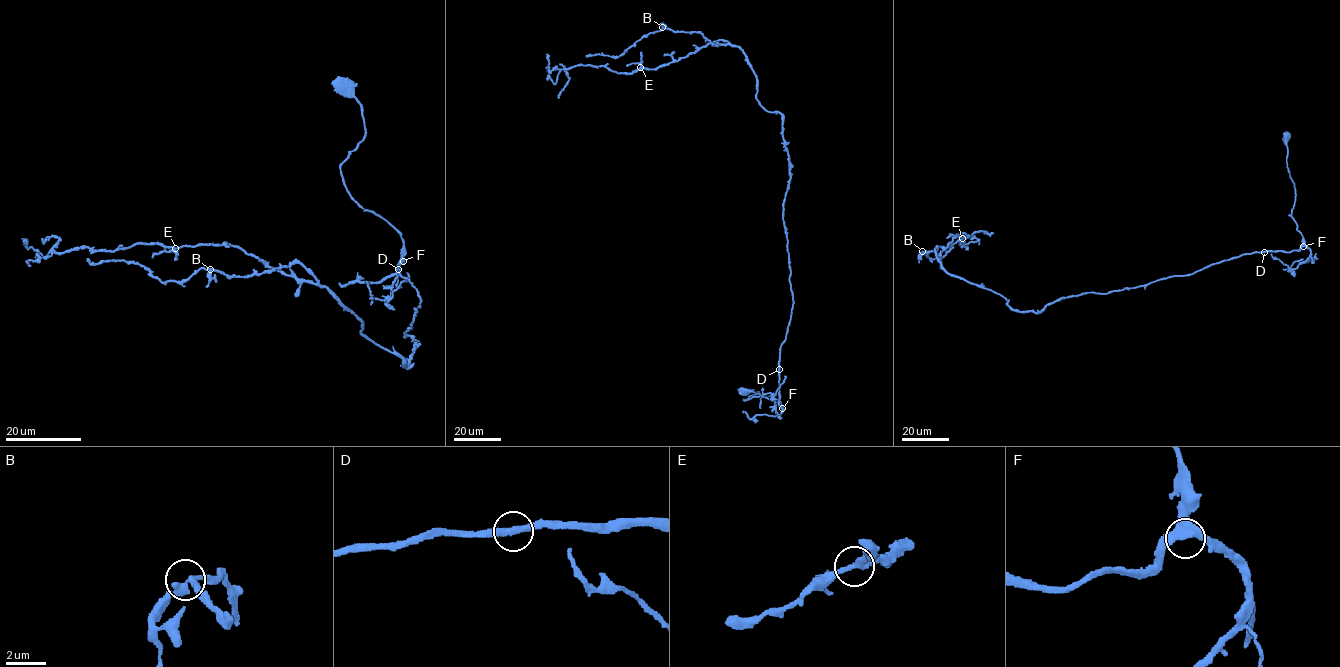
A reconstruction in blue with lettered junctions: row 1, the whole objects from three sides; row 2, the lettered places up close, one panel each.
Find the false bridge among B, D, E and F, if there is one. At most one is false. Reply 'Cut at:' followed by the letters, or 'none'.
Cut at: none

